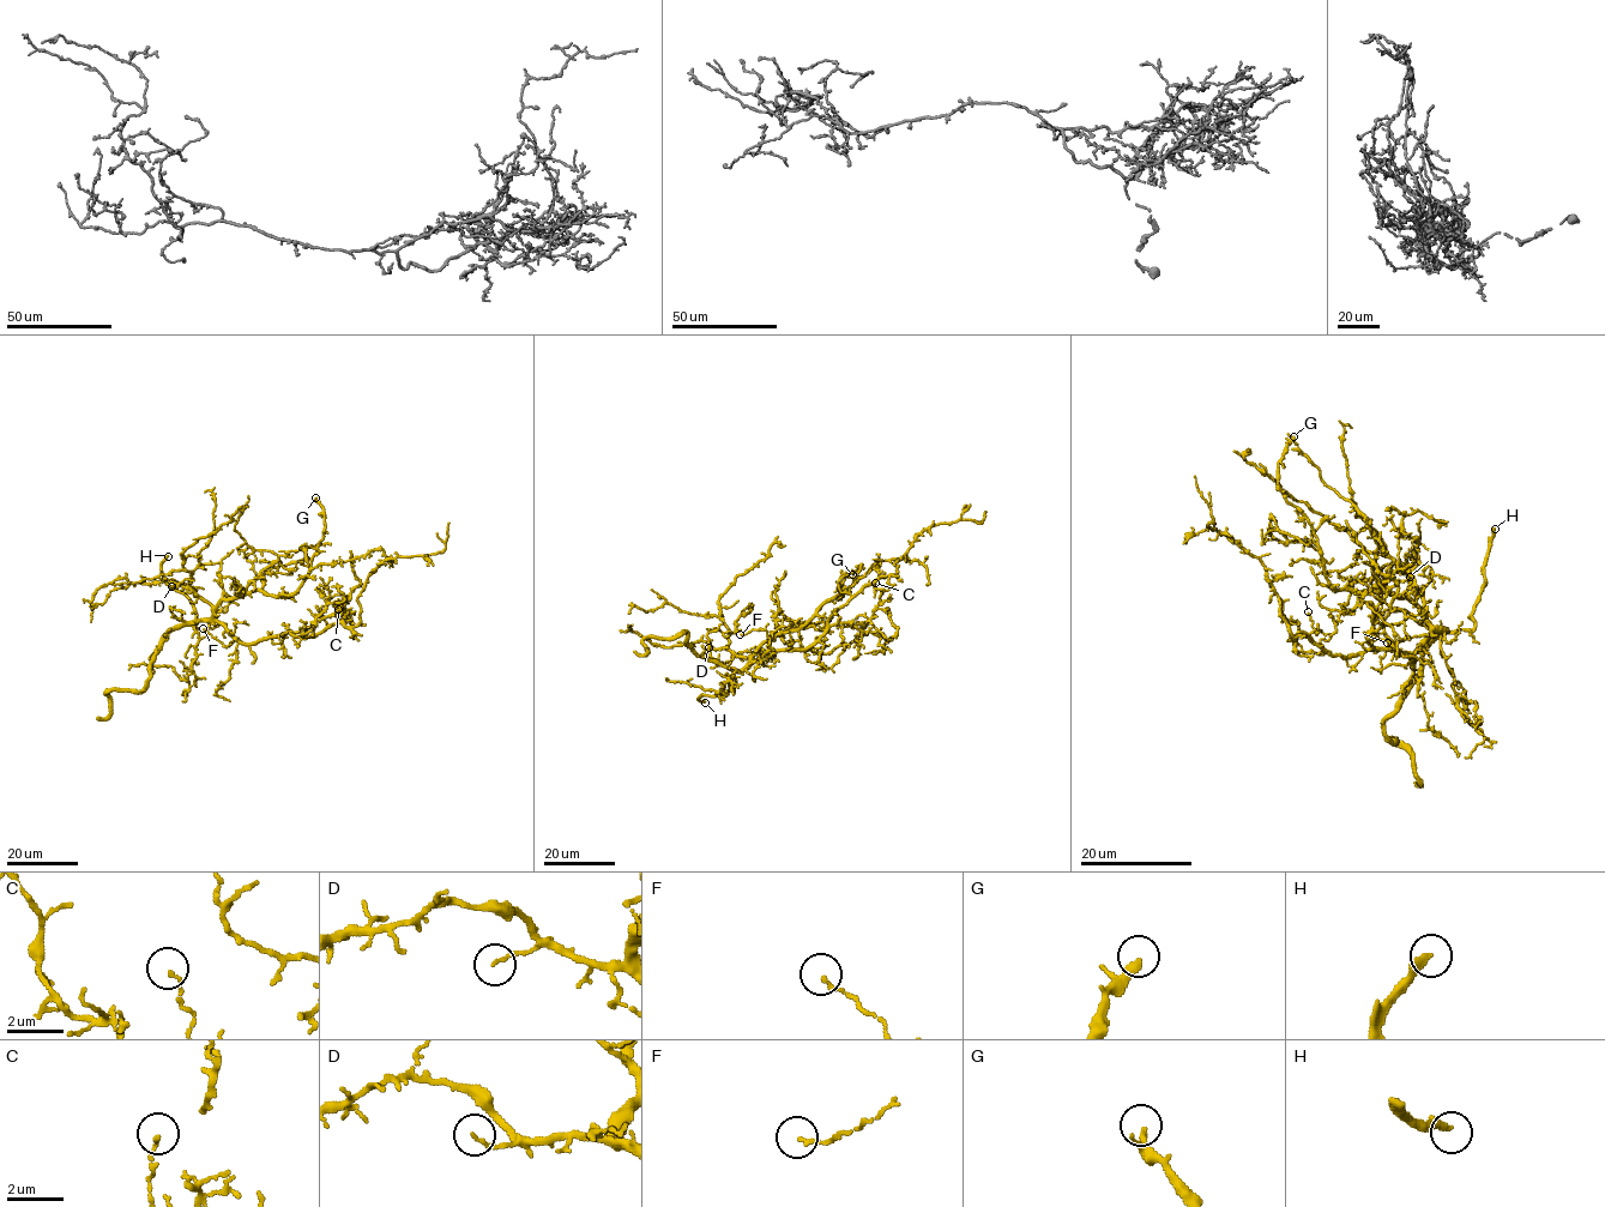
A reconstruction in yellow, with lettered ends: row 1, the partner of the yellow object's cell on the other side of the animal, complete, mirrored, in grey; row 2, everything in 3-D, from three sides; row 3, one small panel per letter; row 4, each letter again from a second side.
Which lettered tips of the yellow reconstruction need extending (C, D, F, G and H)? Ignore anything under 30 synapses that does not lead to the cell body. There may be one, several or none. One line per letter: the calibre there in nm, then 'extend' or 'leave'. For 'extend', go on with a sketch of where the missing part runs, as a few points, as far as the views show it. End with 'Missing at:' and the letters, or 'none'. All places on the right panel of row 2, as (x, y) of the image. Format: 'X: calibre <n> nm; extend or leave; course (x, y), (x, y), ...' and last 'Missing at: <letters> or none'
C: calibre 110 nm; leave
D: calibre 110 nm; leave
F: calibre 130 nm; leave
G: calibre 200 nm; leave
H: calibre 280 nm; extend
Missing at: H

